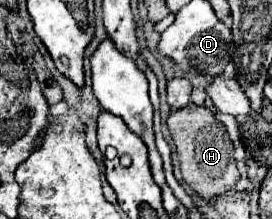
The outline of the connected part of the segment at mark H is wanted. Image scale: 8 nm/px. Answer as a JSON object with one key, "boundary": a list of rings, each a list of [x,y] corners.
{"boundary":[[[188,103],[186,107],[172,111],[168,117],[168,127],[178,151],[180,169],[184,175],[184,181],[202,197],[202,199],[214,199],[232,189],[240,175],[234,161],[234,145],[228,137],[226,127],[216,119],[216,113],[210,111],[204,105]]]}

